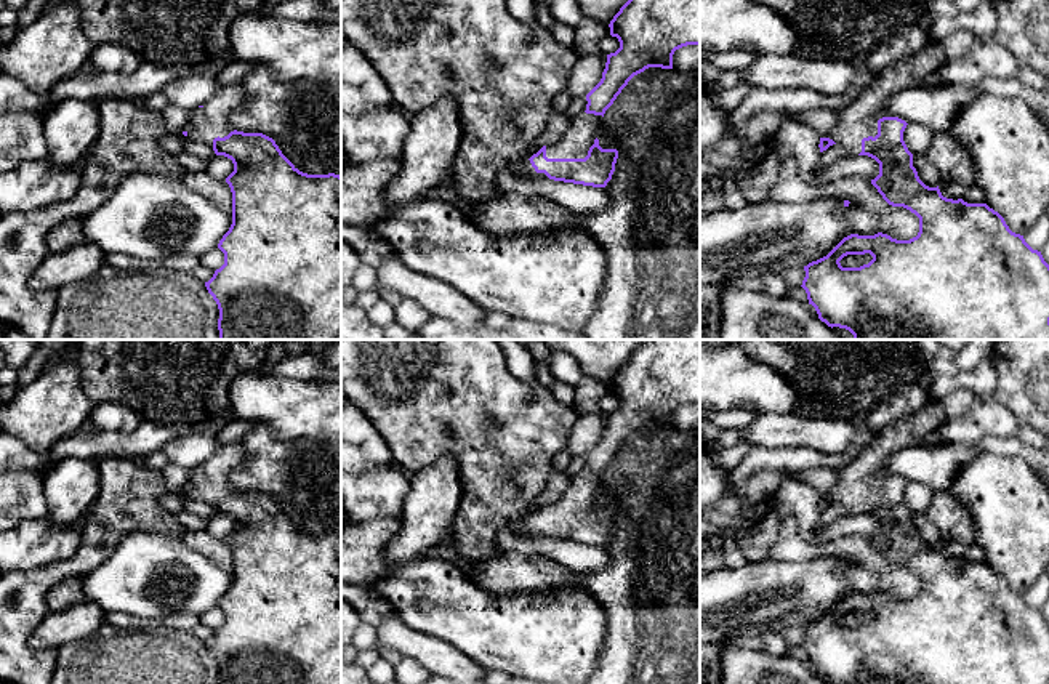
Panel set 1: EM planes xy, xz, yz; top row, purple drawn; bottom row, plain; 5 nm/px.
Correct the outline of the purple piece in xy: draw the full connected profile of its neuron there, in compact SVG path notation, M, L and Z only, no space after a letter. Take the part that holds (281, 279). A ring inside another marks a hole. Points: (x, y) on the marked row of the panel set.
M242 83L219 87L203 106L189 111L187 123L183 131L187 141L205 143L213 147L216 155L224 155L234 163L234 171L226 178L232 192L232 224L218 243L218 248L224 253L224 264L205 282L208 293L219 309L219 340L341 340L341 176L335 173L303 173L282 154L272 138L263 133L237 131L231 125L229 117L243 104L245 98L247 95Z

